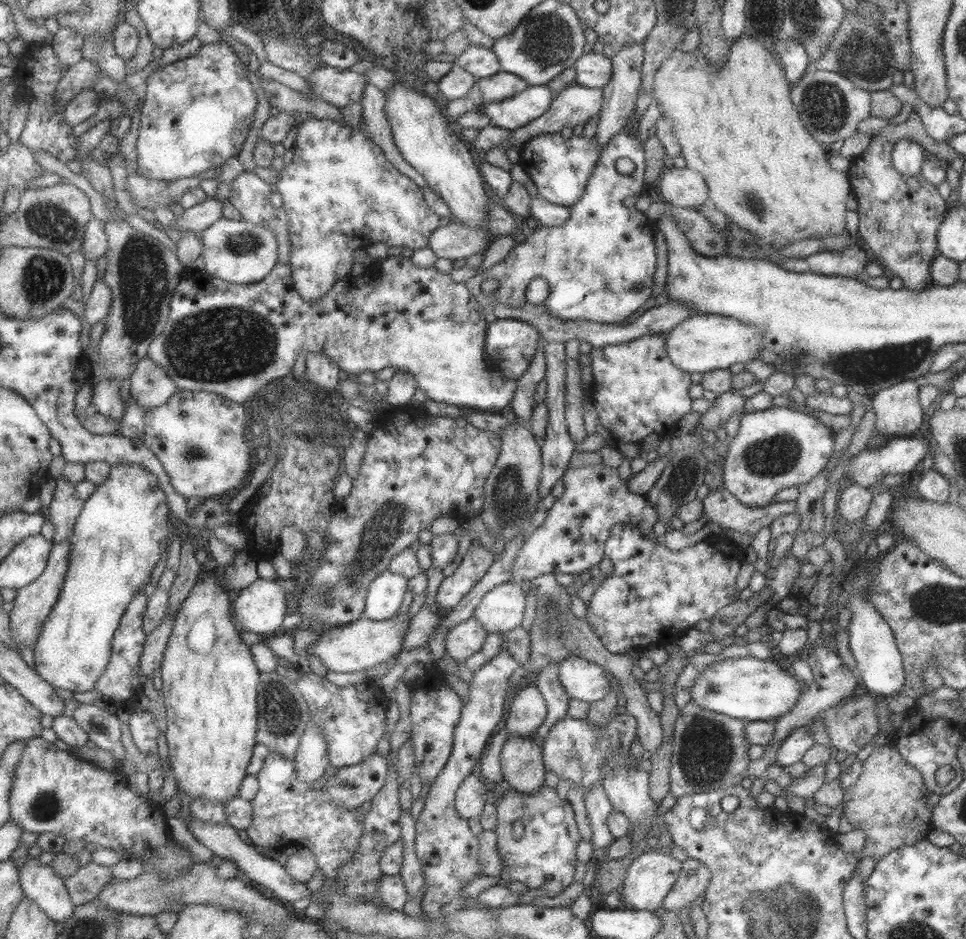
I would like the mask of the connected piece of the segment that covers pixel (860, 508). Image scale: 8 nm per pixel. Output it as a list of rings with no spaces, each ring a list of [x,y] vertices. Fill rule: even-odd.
[[[843,484],[836,499],[835,511],[846,522],[859,520],[867,512],[875,493],[873,487],[863,488],[856,484]]]

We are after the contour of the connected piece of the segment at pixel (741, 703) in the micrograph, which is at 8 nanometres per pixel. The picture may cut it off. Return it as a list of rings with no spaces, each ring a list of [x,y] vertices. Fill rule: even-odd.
[[[751,657],[718,661],[703,669],[689,689],[691,702],[697,706],[746,721],[771,721],[787,714],[801,693],[797,678],[781,664],[771,659],[758,660]]]

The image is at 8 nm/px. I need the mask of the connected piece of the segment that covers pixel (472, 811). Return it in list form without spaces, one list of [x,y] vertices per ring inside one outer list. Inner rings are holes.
[[[475,773],[467,775],[455,795],[455,808],[464,819],[477,816],[482,811],[487,798],[484,779]]]

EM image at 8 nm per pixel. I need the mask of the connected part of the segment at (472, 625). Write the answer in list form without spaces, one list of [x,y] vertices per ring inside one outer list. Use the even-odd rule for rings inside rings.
[[[467,618],[465,622],[456,624],[447,635],[447,654],[456,662],[465,661],[479,650],[485,634],[483,626],[475,618]]]

